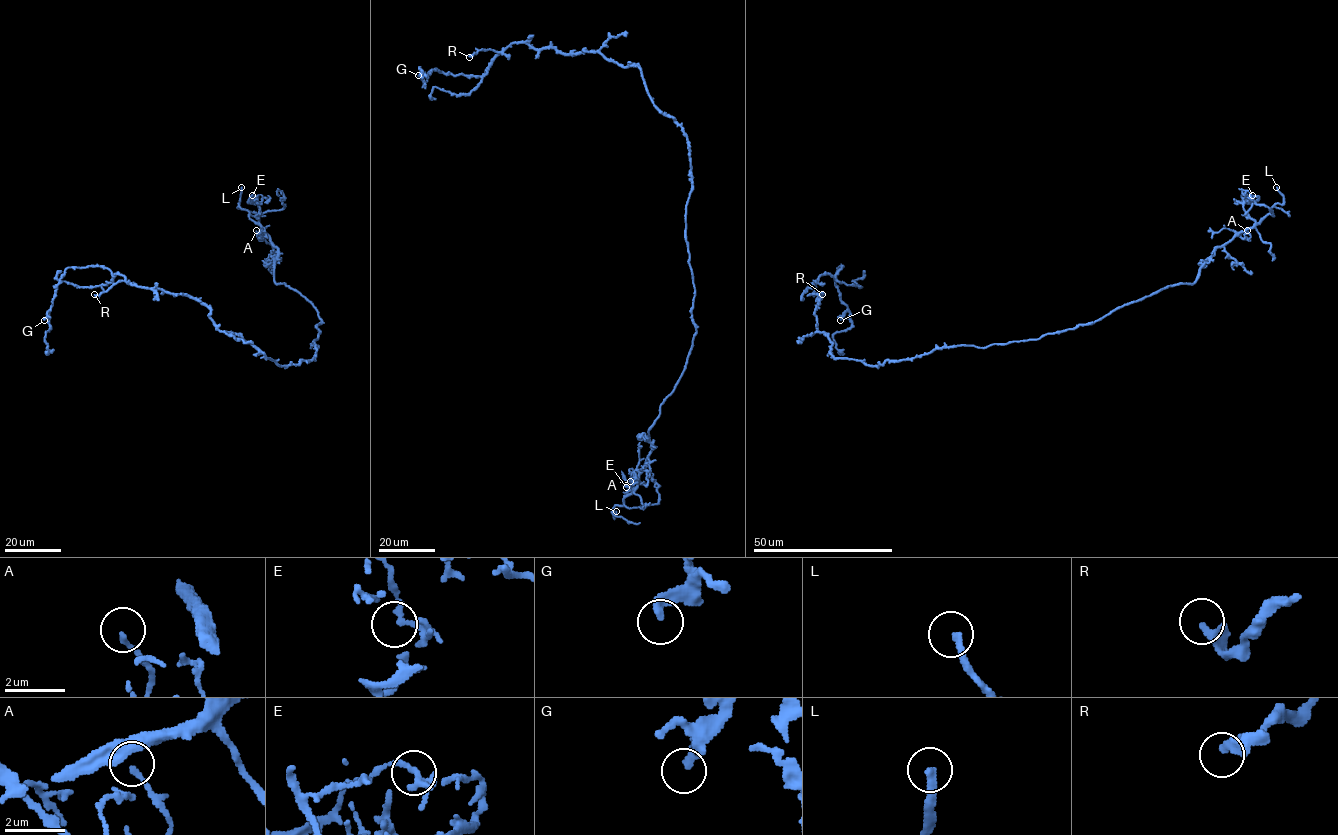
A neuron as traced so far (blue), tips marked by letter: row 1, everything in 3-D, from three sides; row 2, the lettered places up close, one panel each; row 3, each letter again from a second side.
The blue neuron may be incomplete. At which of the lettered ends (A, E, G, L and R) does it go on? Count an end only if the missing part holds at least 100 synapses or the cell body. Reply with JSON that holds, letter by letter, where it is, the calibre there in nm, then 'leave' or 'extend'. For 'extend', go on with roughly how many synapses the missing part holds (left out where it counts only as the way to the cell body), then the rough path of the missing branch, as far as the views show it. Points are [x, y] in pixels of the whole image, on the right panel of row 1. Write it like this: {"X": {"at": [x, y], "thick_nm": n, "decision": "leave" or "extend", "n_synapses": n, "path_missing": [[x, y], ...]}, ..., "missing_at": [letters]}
{"A": {"at": [1247, 230], "thick_nm": 160, "decision": "leave"}, "E": {"at": [1252, 195], "thick_nm": 150, "decision": "leave"}, "G": {"at": [840, 320], "thick_nm": 300, "decision": "leave"}, "L": {"at": [1276, 187], "thick_nm": 240, "decision": "extend", "path_missing": [[1276, 187], [1269, 170], [1242, 149], [1239, 135]]}, "R": {"at": [822, 294], "thick_nm": 360, "decision": "leave"}, "missing_at": ["L"]}

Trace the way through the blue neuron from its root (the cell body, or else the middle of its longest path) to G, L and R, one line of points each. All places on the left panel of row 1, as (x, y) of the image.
G: (316, 352), (310, 361), (280, 365), (220, 331), (198, 300), (131, 285), (100, 266), (68, 268), (44, 320)
L: (316, 352), (311, 344), (320, 333), (318, 312), (299, 293), (274, 282), (277, 248), (239, 206), (241, 187)
R: (316, 352), (310, 361), (280, 365), (241, 336), (220, 331), (210, 310), (185, 295), (126, 281), (94, 294)

